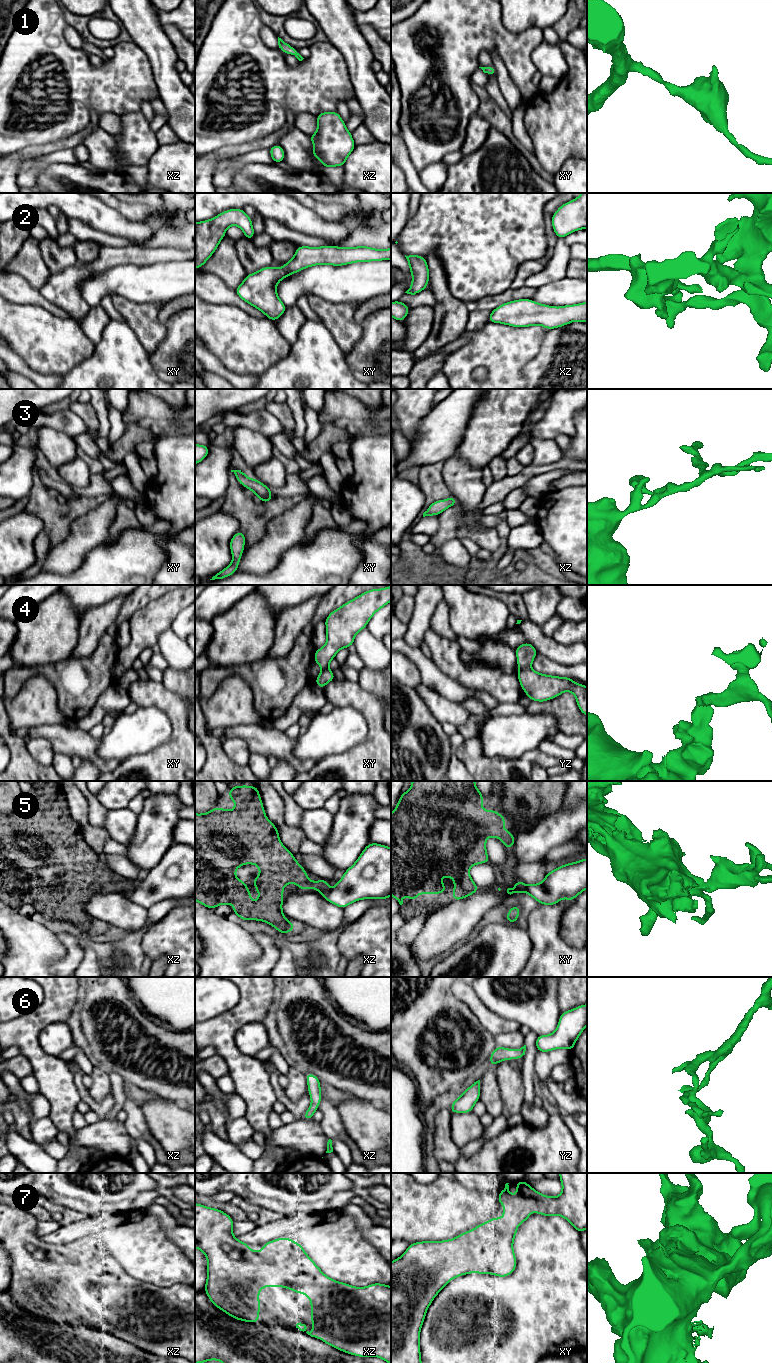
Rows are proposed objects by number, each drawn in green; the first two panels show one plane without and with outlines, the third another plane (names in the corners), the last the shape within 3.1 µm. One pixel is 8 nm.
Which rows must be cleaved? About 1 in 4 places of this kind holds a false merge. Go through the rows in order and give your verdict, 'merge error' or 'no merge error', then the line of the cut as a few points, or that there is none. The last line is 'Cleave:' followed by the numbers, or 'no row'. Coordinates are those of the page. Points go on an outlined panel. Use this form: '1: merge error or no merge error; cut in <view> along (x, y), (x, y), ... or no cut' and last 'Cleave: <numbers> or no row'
1: no merge error; no cut
2: no merge error; no cut
3: no merge error; no cut
4: merge error; cut in yz along (529, 667), (520, 669)
5: merge error; cut in xz along (330, 890), (324, 896)
6: no merge error; no cut
7: no merge error; no cut
Cleave: 4, 5

